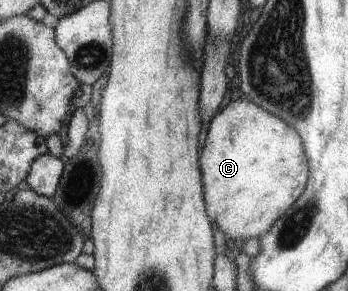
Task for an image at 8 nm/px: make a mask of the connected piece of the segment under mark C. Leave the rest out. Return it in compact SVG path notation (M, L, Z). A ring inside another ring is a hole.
M247 98L230 101L210 118L198 162L206 217L236 244L267 232L299 196L308 173L299 135Z

